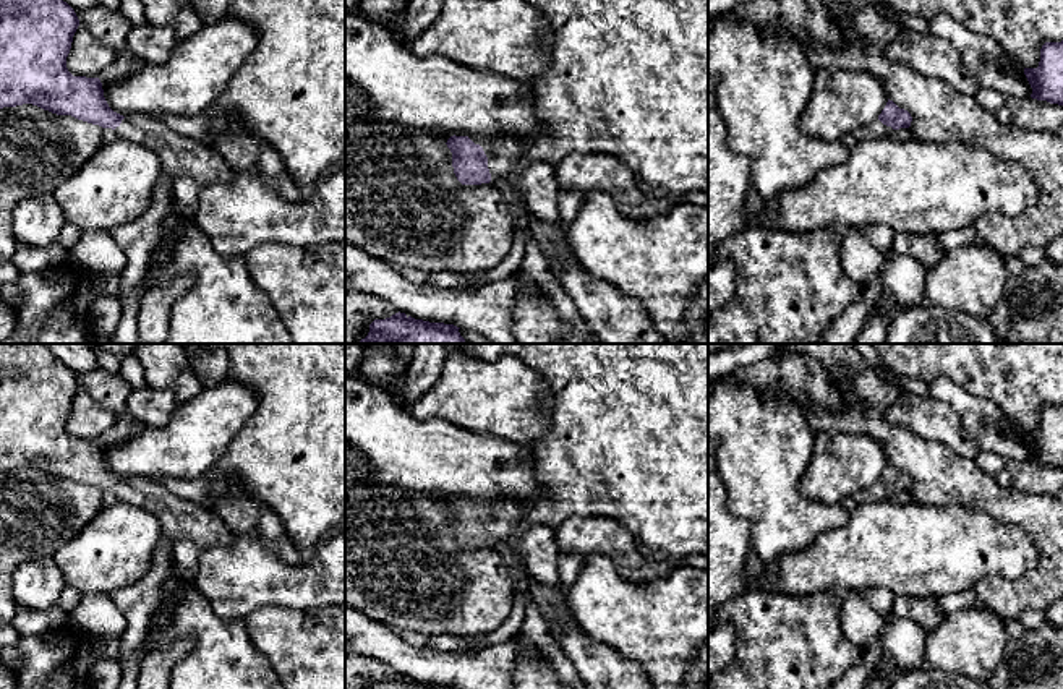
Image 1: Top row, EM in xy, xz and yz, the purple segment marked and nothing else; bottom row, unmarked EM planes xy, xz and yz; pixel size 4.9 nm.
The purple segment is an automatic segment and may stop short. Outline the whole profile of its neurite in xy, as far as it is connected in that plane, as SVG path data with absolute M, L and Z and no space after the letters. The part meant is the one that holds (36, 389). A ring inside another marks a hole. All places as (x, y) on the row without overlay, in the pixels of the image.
M0 344L0 472L32 467L112 491L118 501L151 512L160 522L164 538L172 543L188 540L201 551L233 543L233 532L211 507L178 498L157 480L123 480L109 470L99 441L73 439L66 420L78 389L75 373L52 353L49 344Z

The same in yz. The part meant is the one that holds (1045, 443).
M1063 404L1045 405L1037 431L1024 431L1032 462L1063 469Z

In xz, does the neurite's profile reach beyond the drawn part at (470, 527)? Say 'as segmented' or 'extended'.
extended

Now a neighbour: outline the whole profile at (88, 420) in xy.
M79 387L66 420L66 431L73 439L99 441L115 422L117 417L113 412L99 405Z

